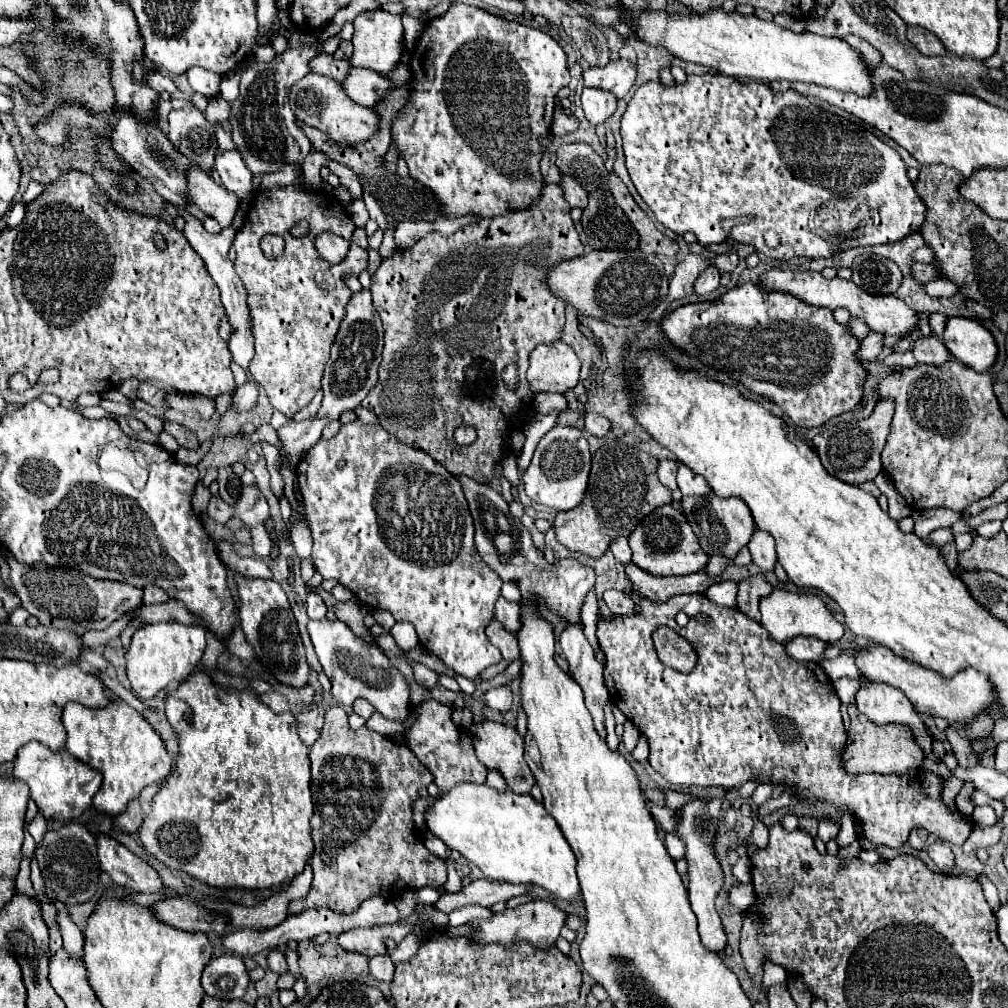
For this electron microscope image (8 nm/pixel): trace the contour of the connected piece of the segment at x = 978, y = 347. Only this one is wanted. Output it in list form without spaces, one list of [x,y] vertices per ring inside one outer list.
[[[948,317],[942,343],[954,359],[982,373],[988,371],[996,359],[996,343],[988,329],[978,321],[964,317]]]

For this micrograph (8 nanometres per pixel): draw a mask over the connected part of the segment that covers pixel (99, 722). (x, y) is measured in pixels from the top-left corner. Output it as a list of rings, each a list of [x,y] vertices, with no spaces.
[[[122,699],[114,705],[90,709],[80,703],[68,703],[62,715],[66,727],[66,751],[70,751],[78,761],[102,773],[102,787],[96,793],[92,805],[100,813],[112,817],[122,815],[128,809],[128,803],[136,799],[144,787],[152,783],[164,783],[172,771],[172,759],[166,753],[166,747],[160,735],[152,729],[146,719],[126,705]]]

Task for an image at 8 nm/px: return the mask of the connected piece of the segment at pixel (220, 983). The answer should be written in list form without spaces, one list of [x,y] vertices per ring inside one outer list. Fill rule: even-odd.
[[[222,955],[212,959],[202,973],[206,995],[218,999],[242,999],[250,985],[248,969],[238,955]]]

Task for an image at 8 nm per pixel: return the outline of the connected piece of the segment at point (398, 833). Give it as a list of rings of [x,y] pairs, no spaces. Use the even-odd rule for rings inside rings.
[[[334,705],[326,711],[326,721],[320,737],[310,747],[312,761],[312,799],[314,815],[310,819],[312,841],[316,851],[312,855],[312,887],[306,897],[290,901],[290,913],[302,913],[312,907],[330,907],[336,913],[352,913],[362,901],[382,895],[396,897],[404,889],[440,887],[446,883],[446,867],[440,857],[428,851],[414,831],[412,805],[420,797],[424,783],[432,783],[434,775],[412,755],[404,743],[394,743],[388,735],[380,735],[366,727],[352,731],[348,727],[348,713]]]

